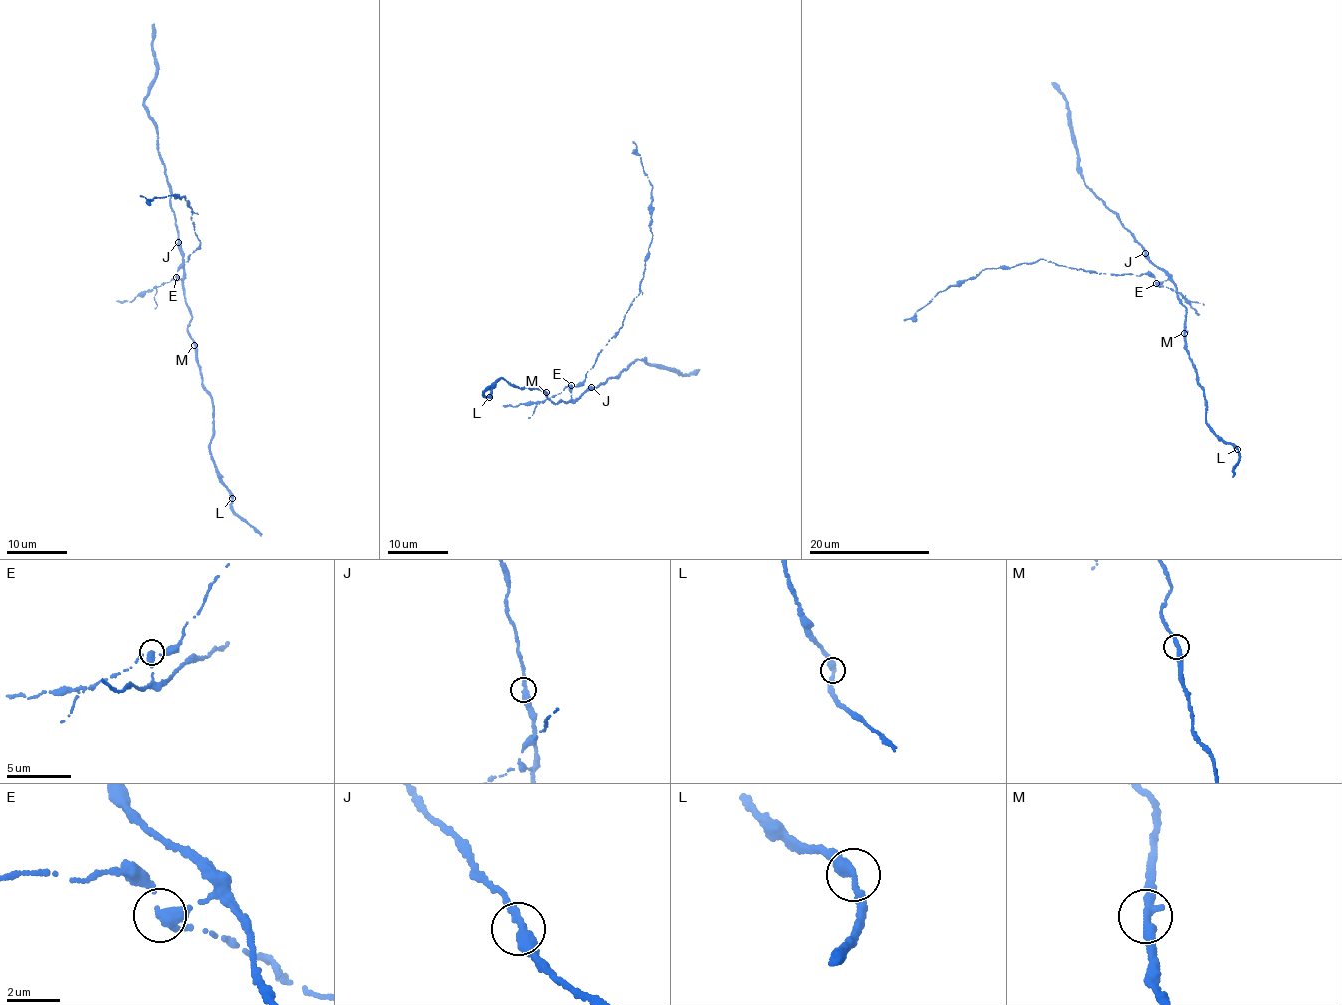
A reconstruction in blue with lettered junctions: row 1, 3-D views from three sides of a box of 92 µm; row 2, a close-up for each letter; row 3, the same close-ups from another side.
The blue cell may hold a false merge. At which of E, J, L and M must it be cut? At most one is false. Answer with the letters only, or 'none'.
E

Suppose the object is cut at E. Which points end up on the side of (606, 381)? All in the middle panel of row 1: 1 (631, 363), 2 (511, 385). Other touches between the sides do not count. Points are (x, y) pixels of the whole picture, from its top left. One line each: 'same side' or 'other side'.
1: same side
2: same side

